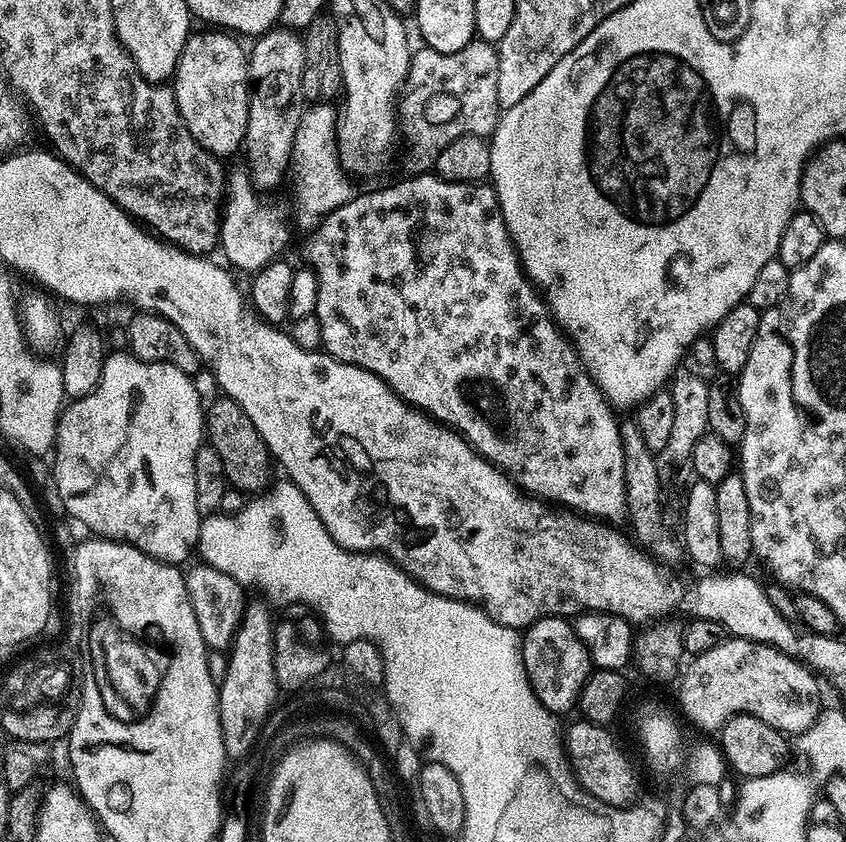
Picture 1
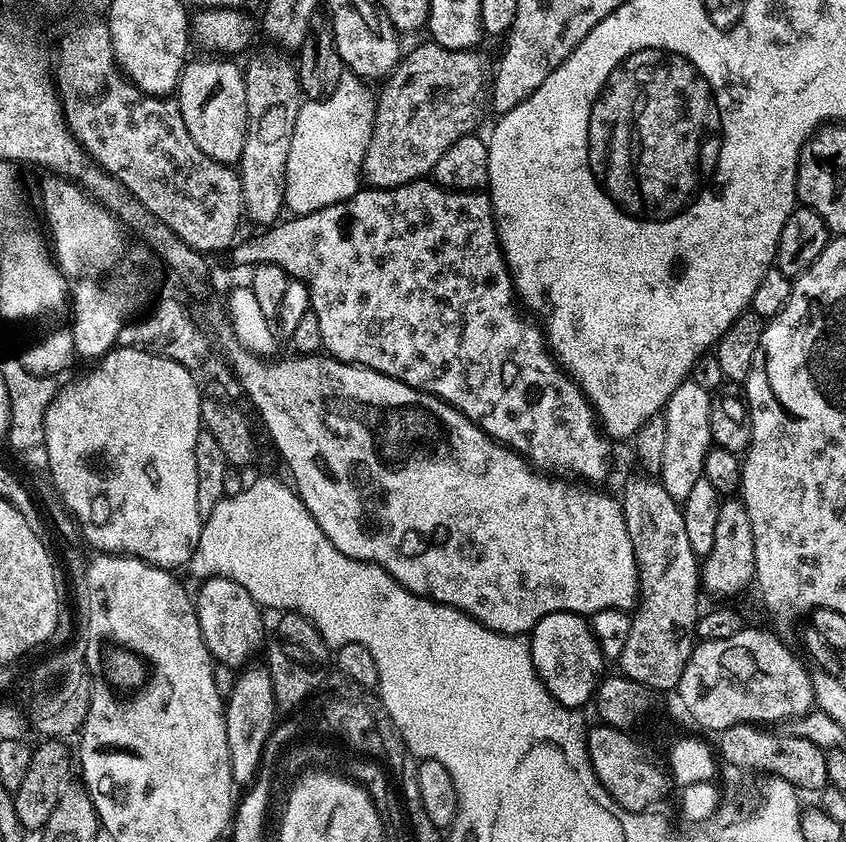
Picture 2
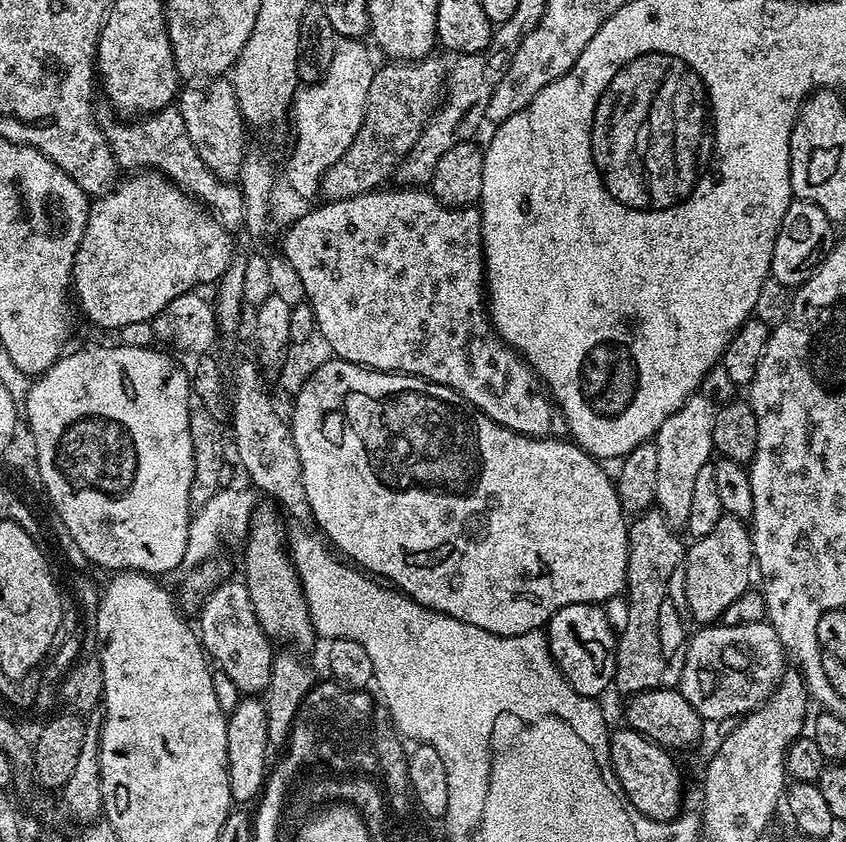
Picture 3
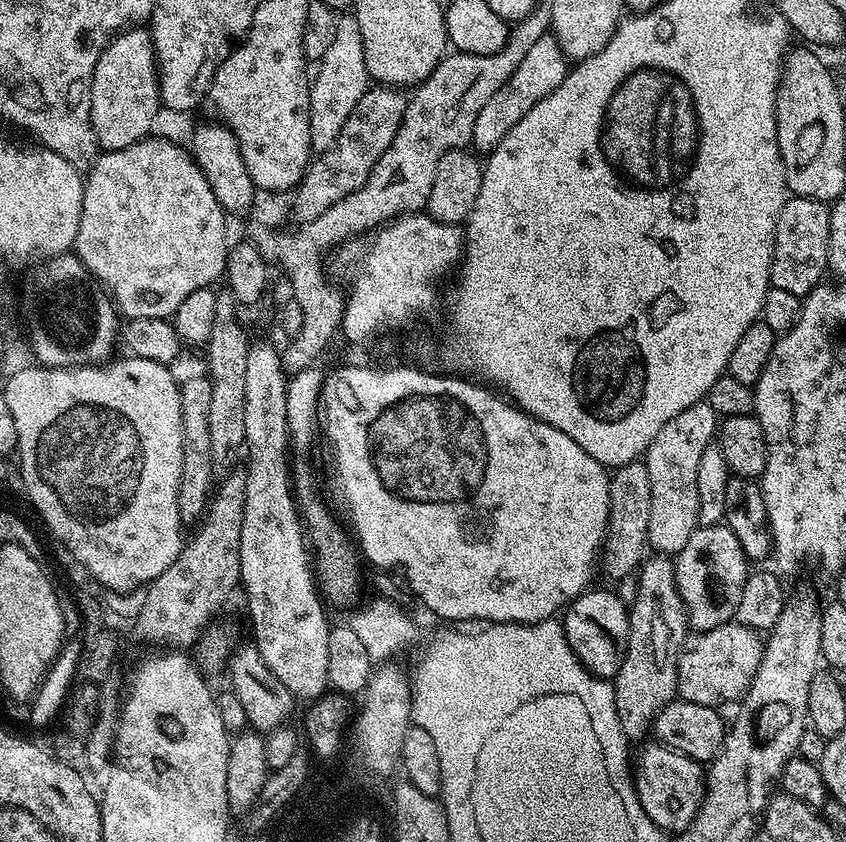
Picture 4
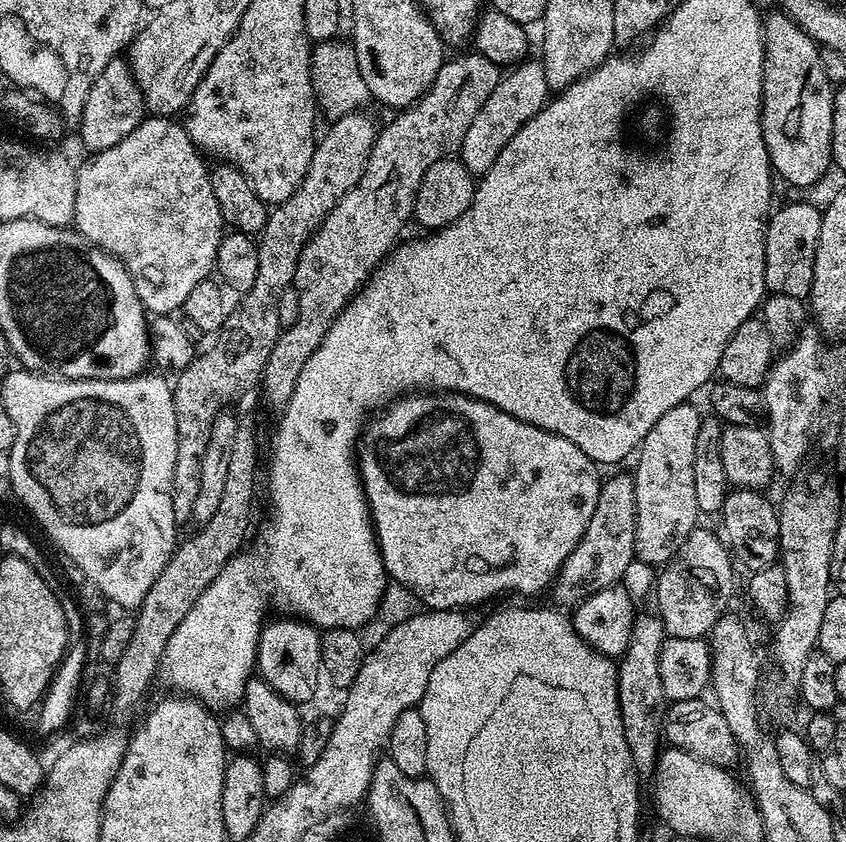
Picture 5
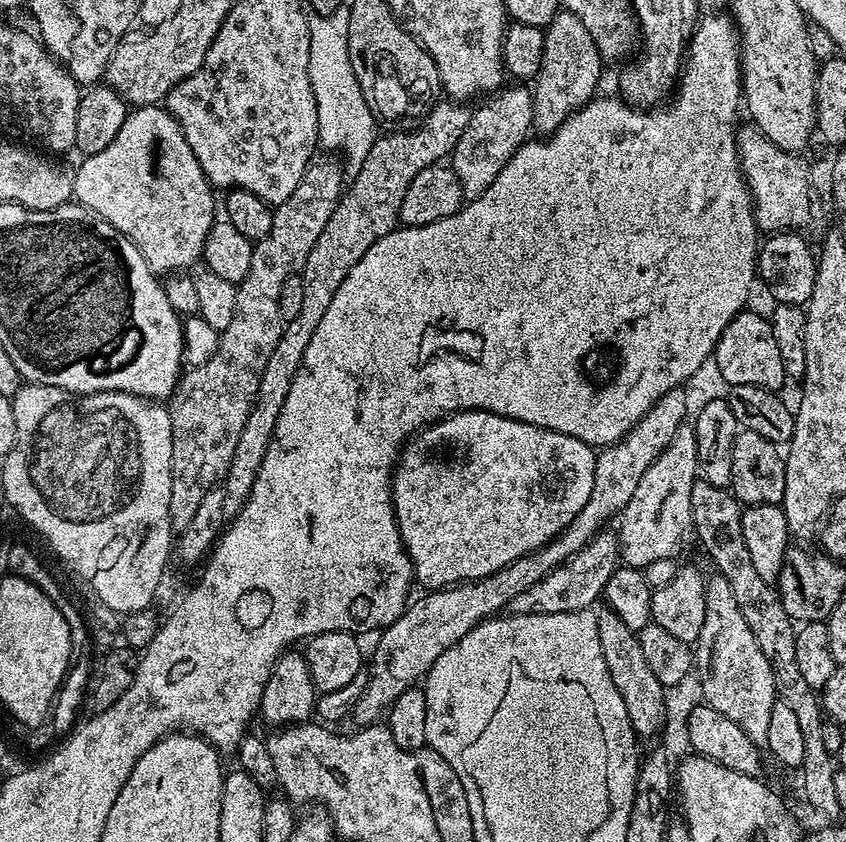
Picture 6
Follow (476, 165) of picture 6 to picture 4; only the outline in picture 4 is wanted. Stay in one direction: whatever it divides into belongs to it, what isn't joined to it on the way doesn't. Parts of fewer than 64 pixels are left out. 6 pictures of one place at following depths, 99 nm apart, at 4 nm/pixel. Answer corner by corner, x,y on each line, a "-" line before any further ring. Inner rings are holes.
549,34
538,38
538,42
534,42
534,46
526,53
526,58
518,62
518,70
514,70
514,74
506,78
498,94
494,94
494,98
490,98
486,106
482,106
478,119
474,122
471,147
480,154
491,152
498,146
498,142
502,142
502,138
506,138
506,134
510,134
510,130
514,130
514,126
518,126
526,110
534,110
534,106
538,106
538,102
542,102
546,94
553,92
563,82
569,71
569,61
563,50
556,45
556,37

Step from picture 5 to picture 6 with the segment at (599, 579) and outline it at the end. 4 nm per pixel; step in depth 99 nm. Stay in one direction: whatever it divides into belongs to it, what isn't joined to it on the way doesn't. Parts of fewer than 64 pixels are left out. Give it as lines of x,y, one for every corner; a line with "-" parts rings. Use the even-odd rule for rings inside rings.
601,530
596,537
578,554
571,556
566,563
558,566
542,582
534,582
523,594
518,594
512,602
507,604
507,611
514,616
526,614
566,614
577,612
583,608
591,609
592,603
603,597
606,582
610,582
610,574
618,567
620,560
620,541
615,531

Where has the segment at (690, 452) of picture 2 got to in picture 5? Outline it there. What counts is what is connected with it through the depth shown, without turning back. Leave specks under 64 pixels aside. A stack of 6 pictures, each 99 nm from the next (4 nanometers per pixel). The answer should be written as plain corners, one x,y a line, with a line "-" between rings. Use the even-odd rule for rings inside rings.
685,402
674,406
674,410
666,410
666,414
662,414
662,418
658,418
658,422
654,422
654,426
650,430
650,434
646,434
644,443
638,449
638,457
640,461
636,464
634,475
636,477
636,559
651,564
653,566
663,566
676,556
676,551
682,546
682,542
686,542
688,535
698,527
696,516
701,515
700,507
698,506
698,498
694,498
694,446
698,438
698,430
700,429
700,421
702,413
695,408
695,403

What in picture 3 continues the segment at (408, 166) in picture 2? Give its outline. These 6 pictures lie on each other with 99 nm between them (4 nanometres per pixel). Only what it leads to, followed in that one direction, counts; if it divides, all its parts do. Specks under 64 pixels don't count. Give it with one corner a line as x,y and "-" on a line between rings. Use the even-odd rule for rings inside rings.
429,54
422,60
411,62
384,62
375,69
373,81
370,85
370,92
366,97
365,118
357,136
350,143
342,158
335,162
320,180
320,189
323,199
348,200
352,196
359,196
362,192
370,192
381,187
380,184
387,176
395,173
399,163
404,159
405,154
418,142
418,138
424,129
424,123
432,115
438,104
438,97
446,84
446,64
436,57
436,54

